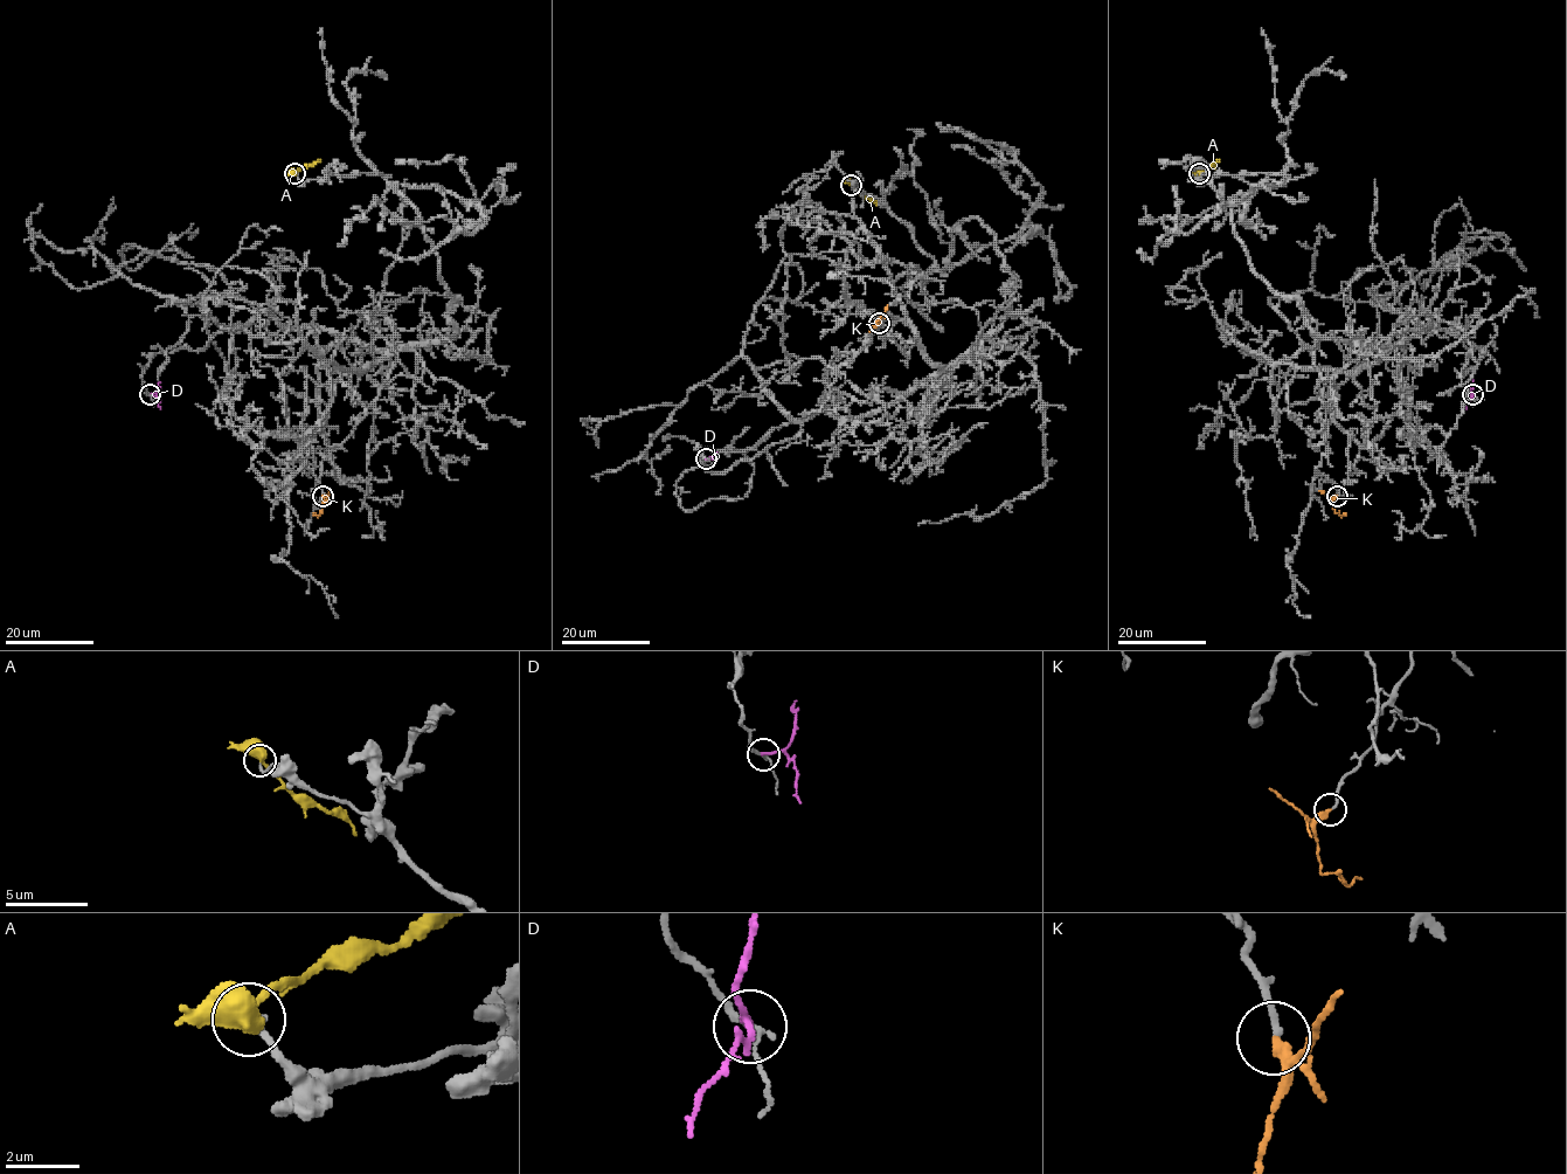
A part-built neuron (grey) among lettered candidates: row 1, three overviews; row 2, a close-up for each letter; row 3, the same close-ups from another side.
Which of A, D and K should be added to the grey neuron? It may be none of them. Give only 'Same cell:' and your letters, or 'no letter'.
Same cell: K

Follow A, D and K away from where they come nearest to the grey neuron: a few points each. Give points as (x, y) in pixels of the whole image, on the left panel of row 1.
A: (295, 173), (320, 160)
D: (150, 394), (158, 398), (159, 408)
K: (323, 496), (321, 511), (313, 515)

